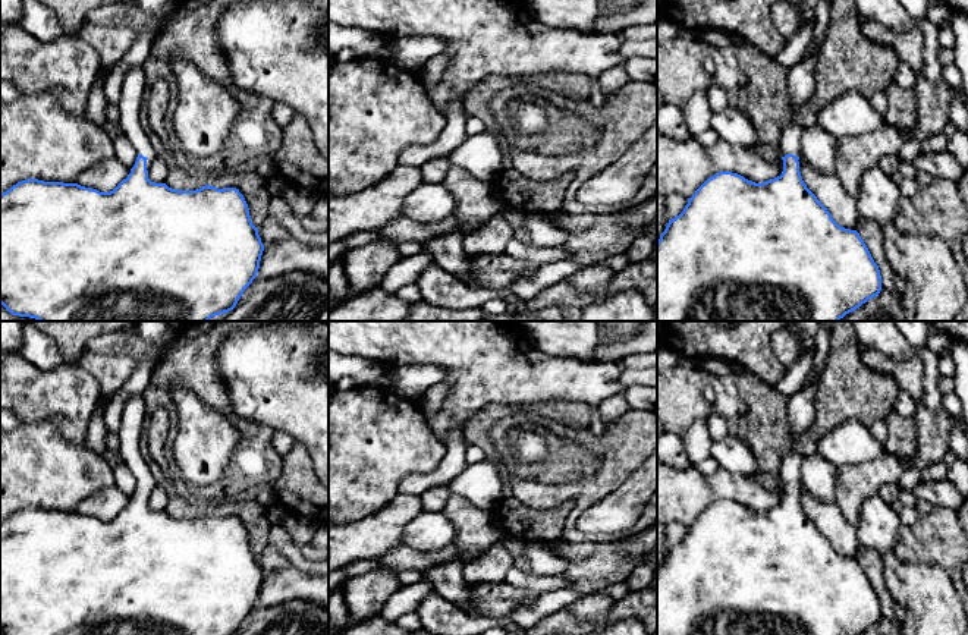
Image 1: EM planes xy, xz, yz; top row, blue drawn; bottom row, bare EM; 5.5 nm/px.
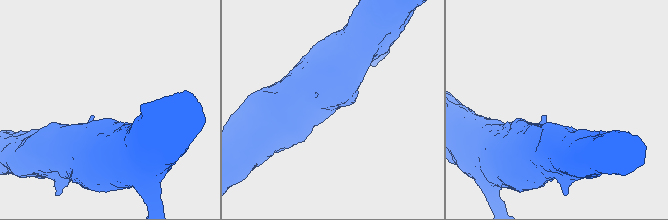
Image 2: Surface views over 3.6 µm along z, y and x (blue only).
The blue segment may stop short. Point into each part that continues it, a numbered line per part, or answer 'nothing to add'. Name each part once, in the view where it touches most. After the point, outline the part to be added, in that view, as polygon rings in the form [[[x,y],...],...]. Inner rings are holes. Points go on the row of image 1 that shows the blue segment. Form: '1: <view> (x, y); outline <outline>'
1: yz (789, 142); outline [[[788,122],[783,125],[780,135],[780,155],[786,154],[801,155],[801,133],[802,129],[793,122]]]

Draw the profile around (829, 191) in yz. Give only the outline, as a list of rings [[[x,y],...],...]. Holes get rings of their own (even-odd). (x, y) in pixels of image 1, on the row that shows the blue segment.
[[[801,155],[798,157],[799,172],[807,188],[827,208],[839,226],[858,232],[857,199],[845,191],[836,175],[820,173]]]

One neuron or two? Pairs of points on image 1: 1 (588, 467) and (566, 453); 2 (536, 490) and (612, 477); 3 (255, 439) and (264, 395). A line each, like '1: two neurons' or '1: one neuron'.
1: one neuron
2: one neuron
3: two neurons

